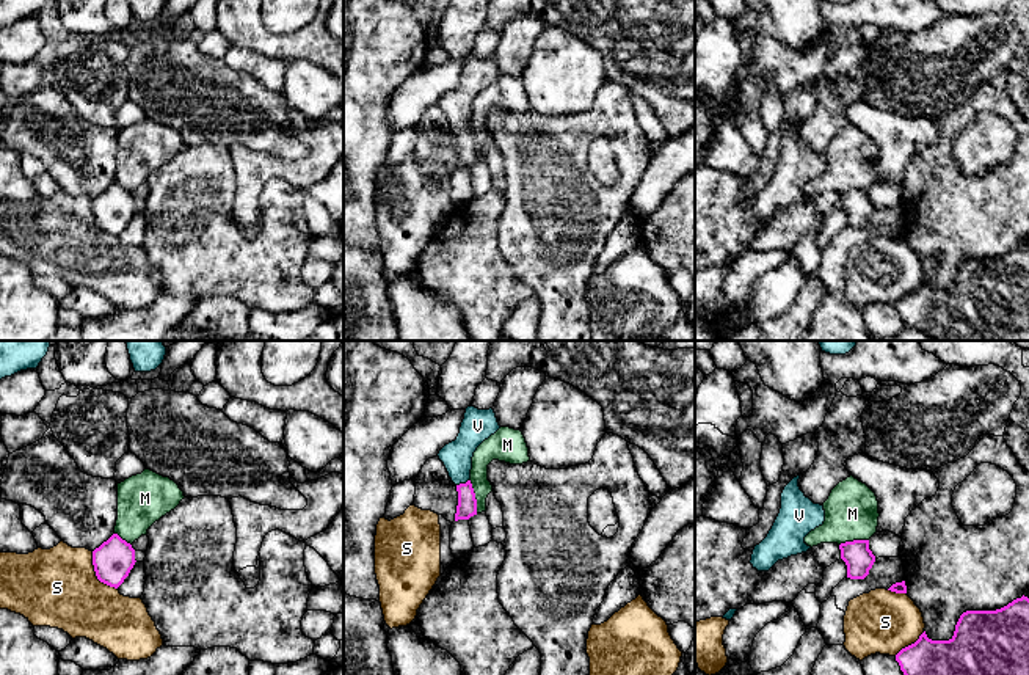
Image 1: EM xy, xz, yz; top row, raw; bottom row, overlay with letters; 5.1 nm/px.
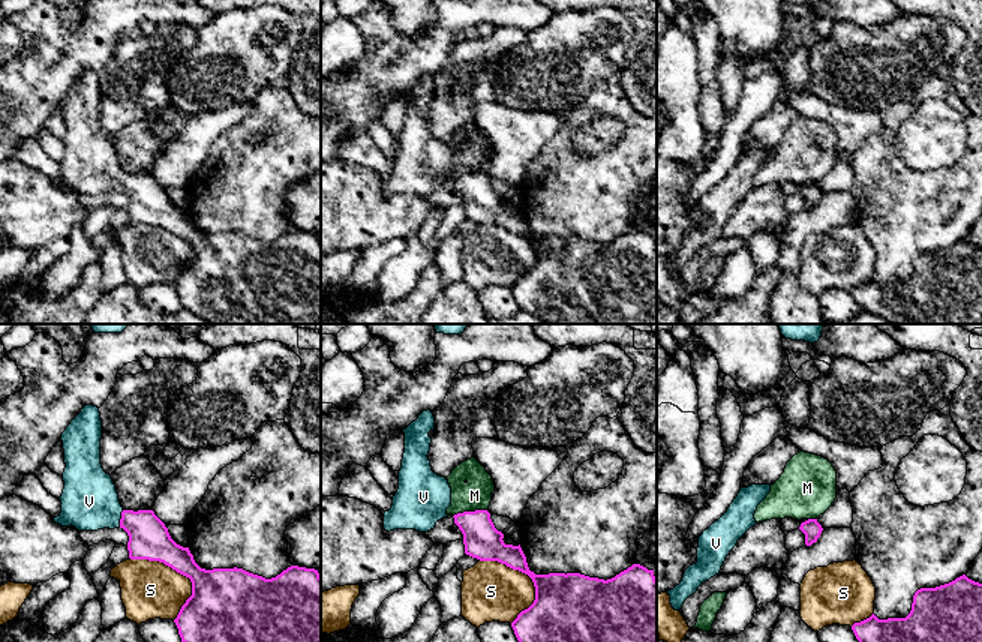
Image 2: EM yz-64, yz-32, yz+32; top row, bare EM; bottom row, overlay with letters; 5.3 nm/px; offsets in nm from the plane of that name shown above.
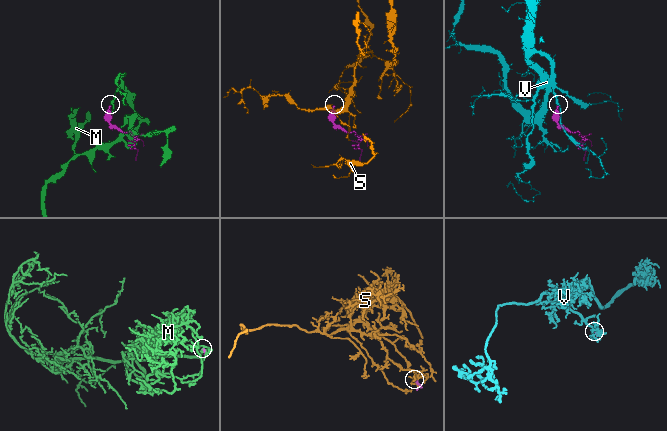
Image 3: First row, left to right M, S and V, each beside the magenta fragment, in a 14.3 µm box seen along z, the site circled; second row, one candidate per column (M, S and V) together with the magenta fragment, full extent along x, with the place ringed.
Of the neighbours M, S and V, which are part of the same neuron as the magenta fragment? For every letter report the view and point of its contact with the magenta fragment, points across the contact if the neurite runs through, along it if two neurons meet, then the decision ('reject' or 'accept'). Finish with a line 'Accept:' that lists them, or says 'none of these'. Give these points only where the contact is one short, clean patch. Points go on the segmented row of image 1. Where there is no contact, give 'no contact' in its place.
M: contact xz (474, 496); border xz (469, 479), (474, 488), (477, 512); reject
S: contact xy (96, 575); reject
V: contact xz (461, 484); way xz (466, 507), (466, 492), (461, 484), (457, 456); accept
Accept: V

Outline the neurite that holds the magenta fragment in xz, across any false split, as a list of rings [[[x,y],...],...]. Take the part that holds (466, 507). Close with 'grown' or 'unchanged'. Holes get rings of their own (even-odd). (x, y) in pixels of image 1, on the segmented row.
[[[471,405],[466,408],[456,440],[445,444],[438,454],[449,477],[456,485],[458,505],[455,521],[477,515],[477,499],[469,480],[472,457],[477,447],[499,429],[500,425],[493,408],[478,410]]]; grown

